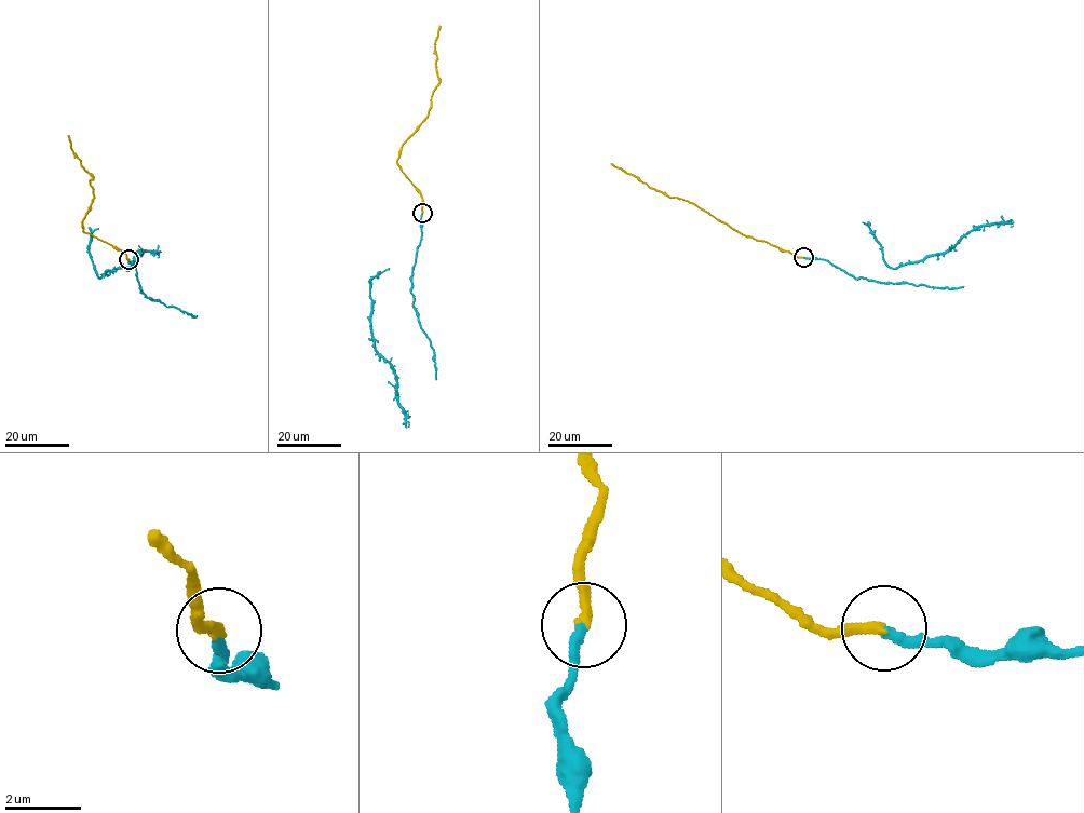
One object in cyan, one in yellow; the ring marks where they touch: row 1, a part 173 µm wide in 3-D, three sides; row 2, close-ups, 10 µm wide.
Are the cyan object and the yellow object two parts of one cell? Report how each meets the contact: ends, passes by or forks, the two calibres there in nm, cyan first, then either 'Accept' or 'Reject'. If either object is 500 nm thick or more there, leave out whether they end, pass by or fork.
At the ring cyan ends. At the ring yellow ends. Thickness 280 nm (cyan) against 280 nm. Accept

